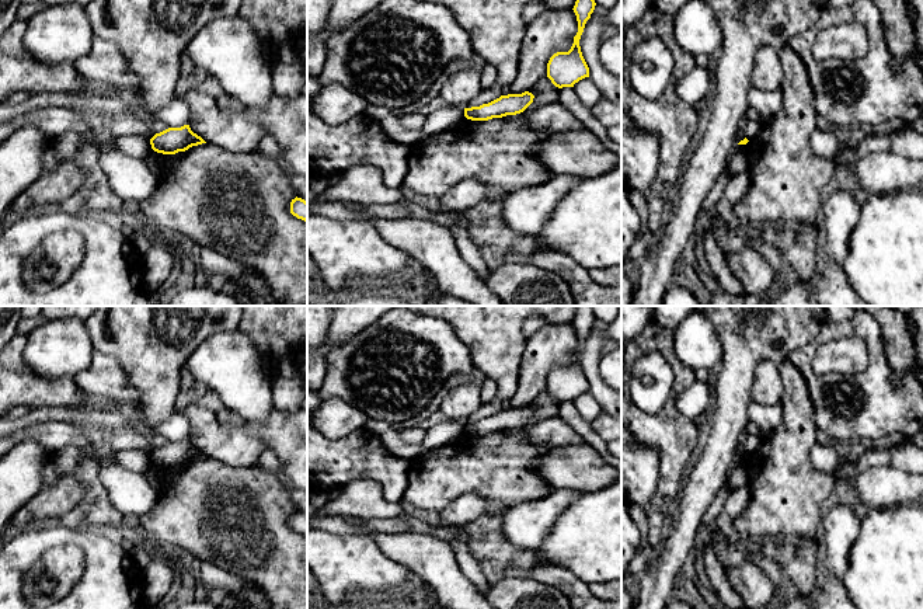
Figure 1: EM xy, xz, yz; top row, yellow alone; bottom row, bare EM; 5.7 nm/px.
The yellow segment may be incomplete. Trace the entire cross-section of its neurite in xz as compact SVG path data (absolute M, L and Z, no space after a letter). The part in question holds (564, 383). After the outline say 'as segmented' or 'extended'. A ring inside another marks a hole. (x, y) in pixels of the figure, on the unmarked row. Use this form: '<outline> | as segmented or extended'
M577 306L574 327L578 335L578 347L568 366L554 368L547 377L547 392L558 401L574 401L579 394L589 392L589 382L582 370L579 354L586 335L595 324L593 306Z | as segmented

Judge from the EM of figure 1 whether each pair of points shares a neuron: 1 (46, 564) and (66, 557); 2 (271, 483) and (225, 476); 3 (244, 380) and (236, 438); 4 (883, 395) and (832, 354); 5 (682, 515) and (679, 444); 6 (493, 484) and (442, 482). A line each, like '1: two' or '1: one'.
1: one
2: one
3: two
4: two
5: two
6: one

